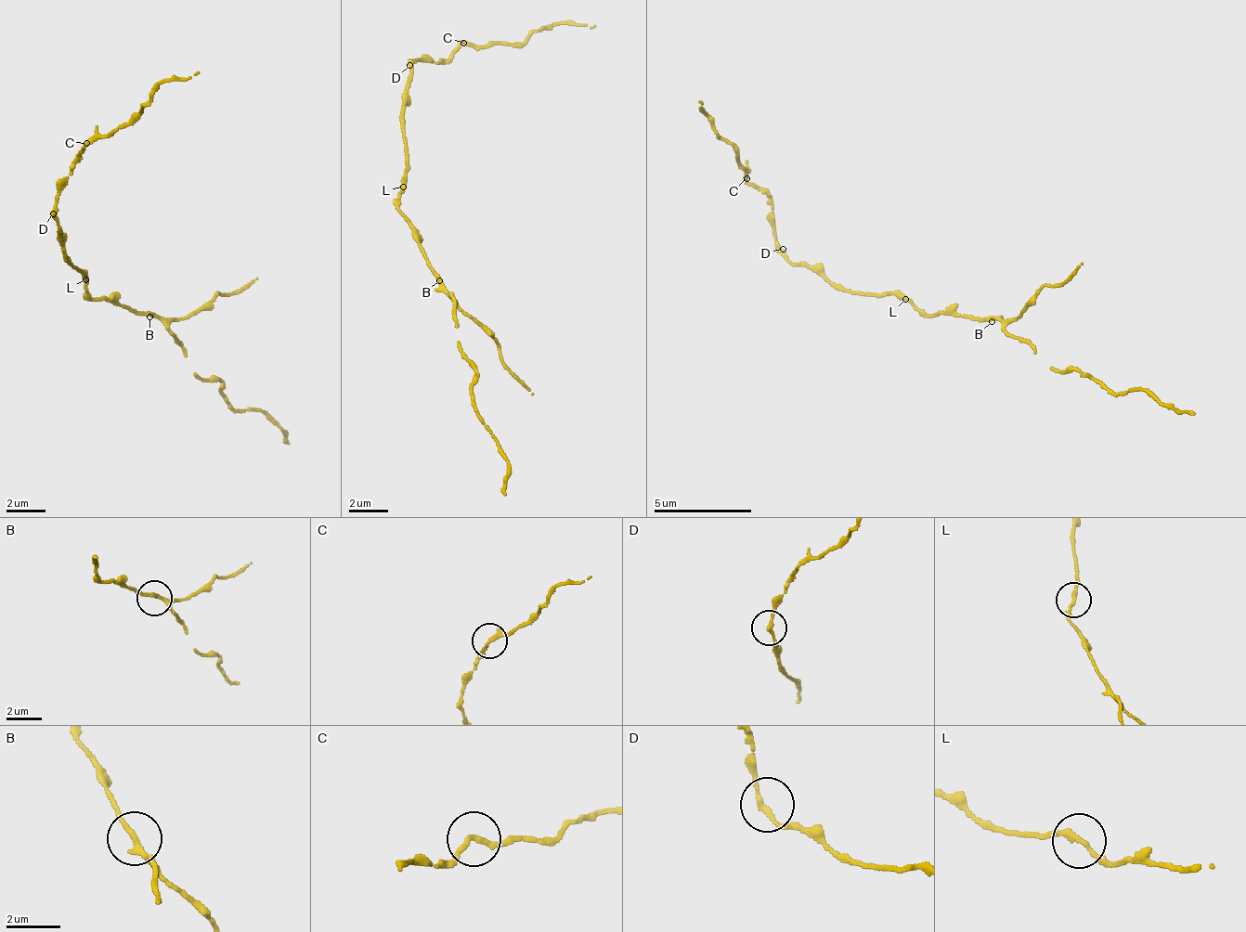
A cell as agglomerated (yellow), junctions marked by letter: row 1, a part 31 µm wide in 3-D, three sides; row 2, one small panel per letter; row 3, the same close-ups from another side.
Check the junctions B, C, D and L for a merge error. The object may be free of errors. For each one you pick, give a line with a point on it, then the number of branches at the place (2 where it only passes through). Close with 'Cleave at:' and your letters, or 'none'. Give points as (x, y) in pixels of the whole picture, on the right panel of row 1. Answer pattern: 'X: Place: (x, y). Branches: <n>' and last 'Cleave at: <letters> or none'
Cleave at: none

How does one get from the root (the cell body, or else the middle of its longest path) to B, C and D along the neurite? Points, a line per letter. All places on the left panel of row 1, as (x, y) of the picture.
B: (87, 285), (91, 296), (110, 298), (149, 317)
C: (87, 285), (83, 273), (65, 263), (57, 213), (57, 193), (71, 174), (84, 141)
D: (87, 285), (83, 273), (65, 263), (58, 235), (61, 229), (58, 218), (53, 213)

